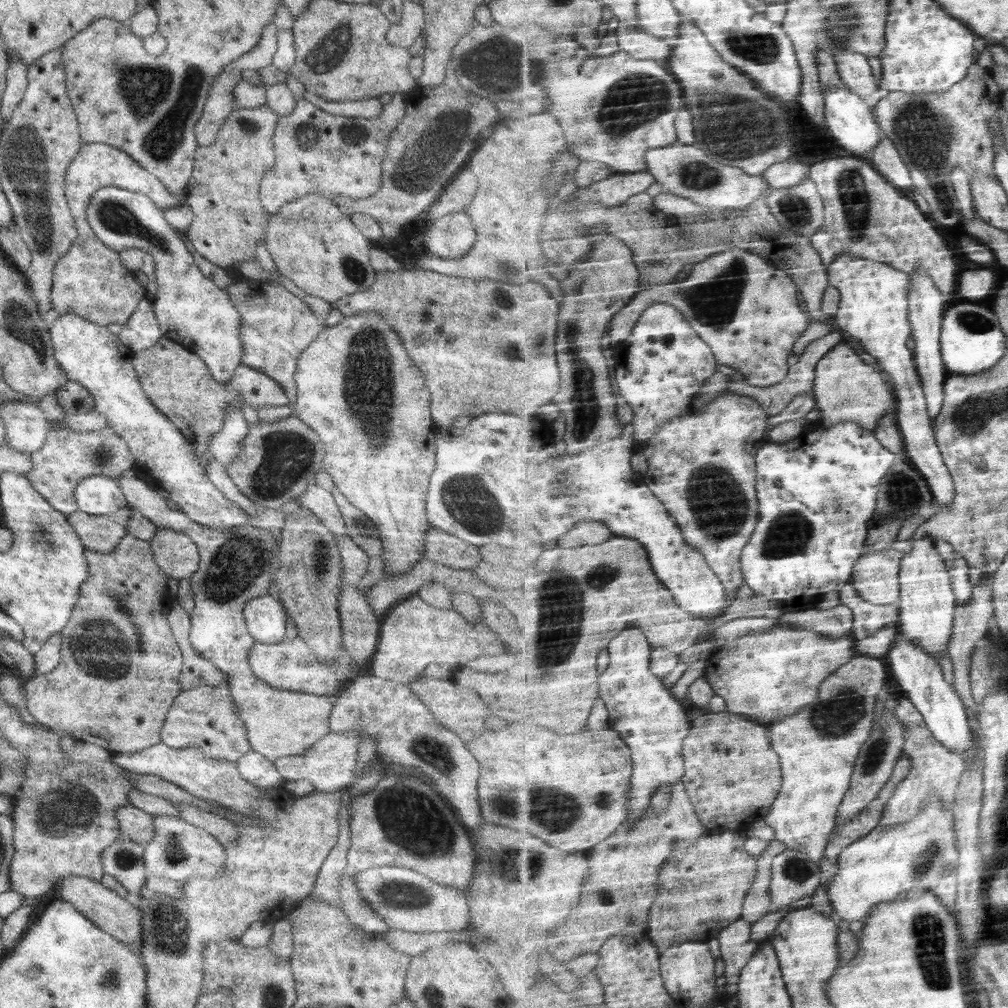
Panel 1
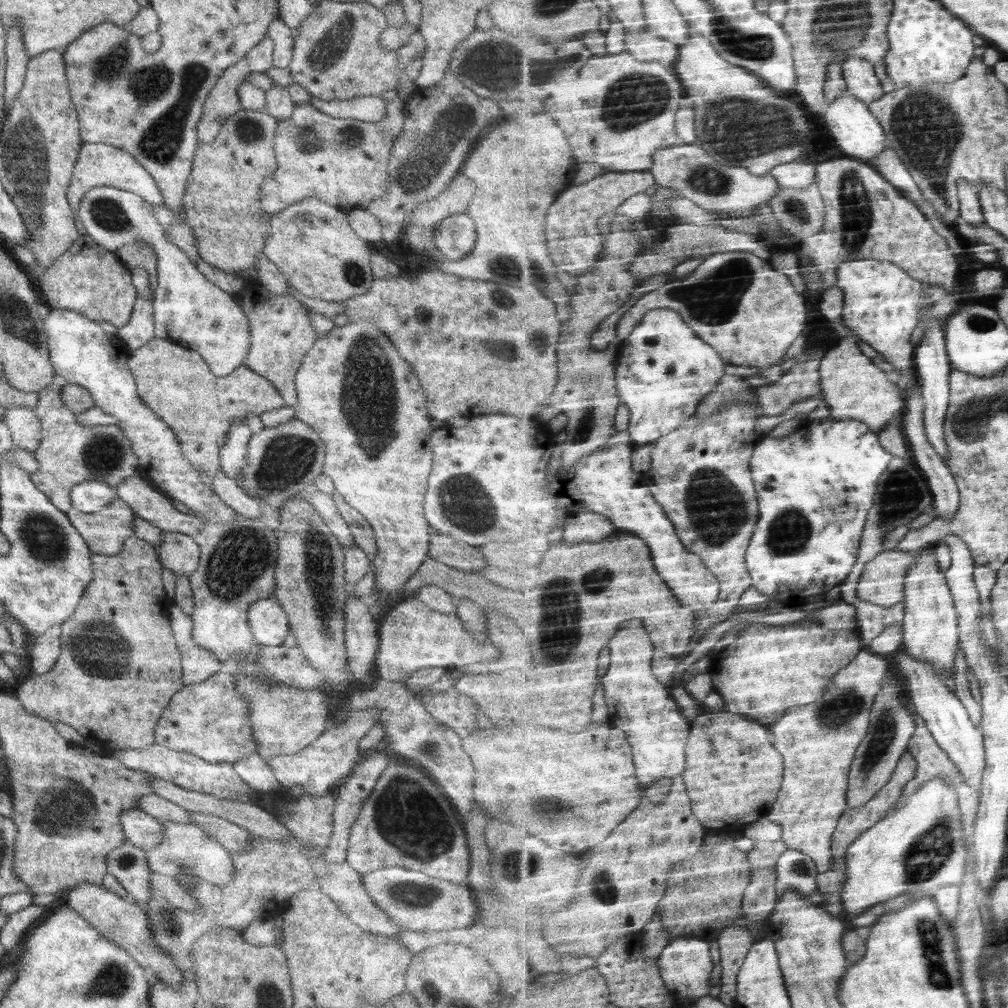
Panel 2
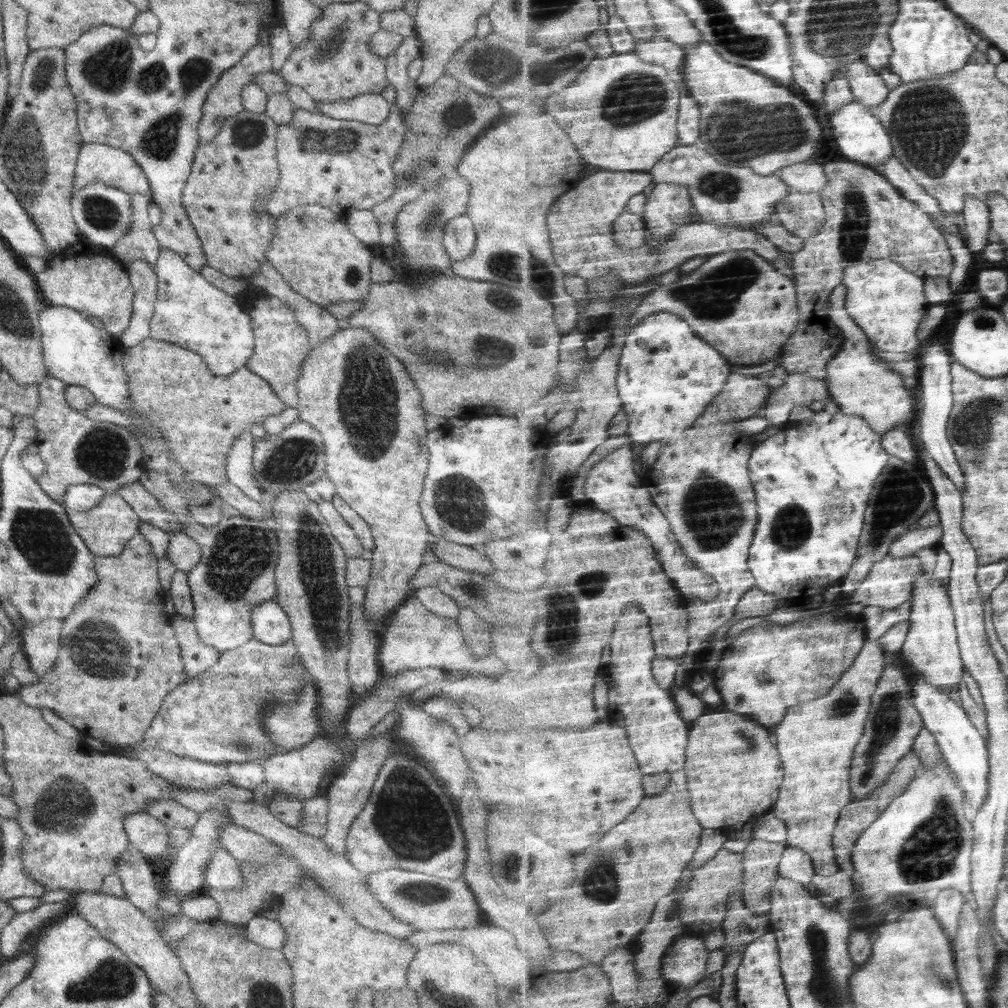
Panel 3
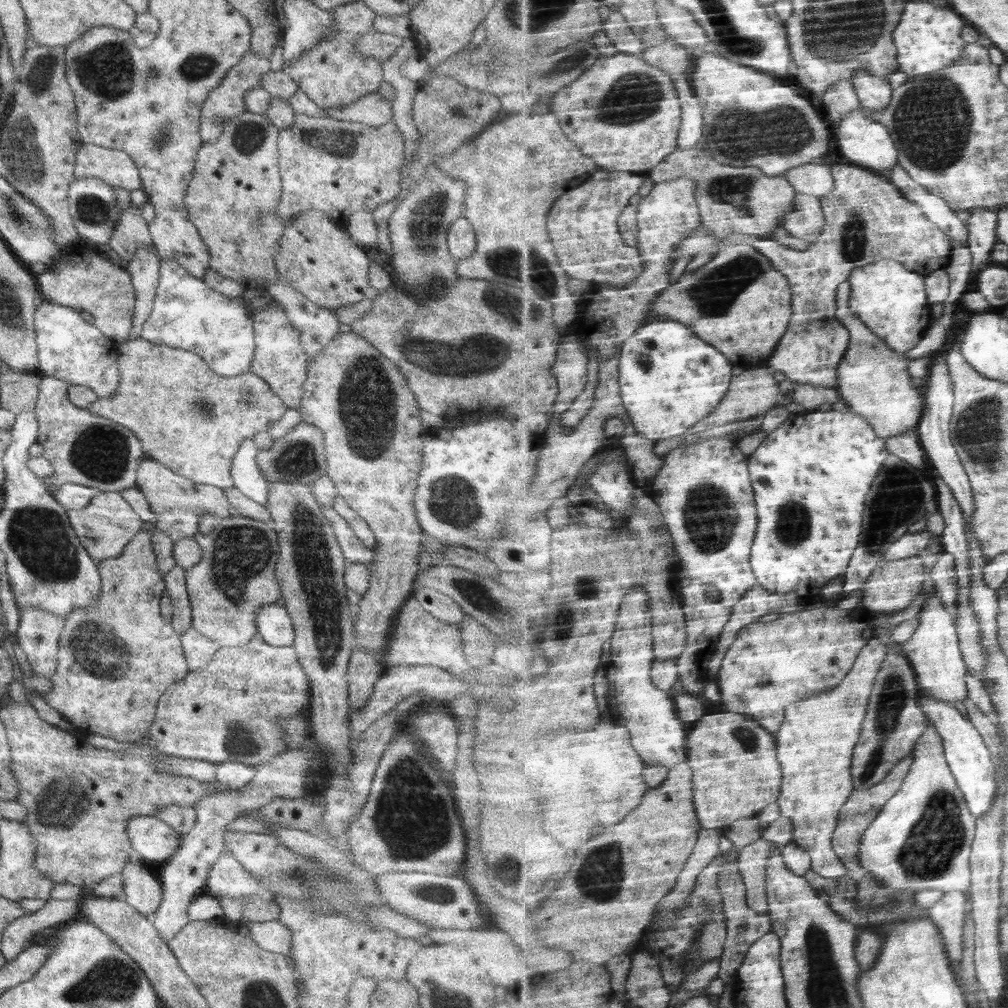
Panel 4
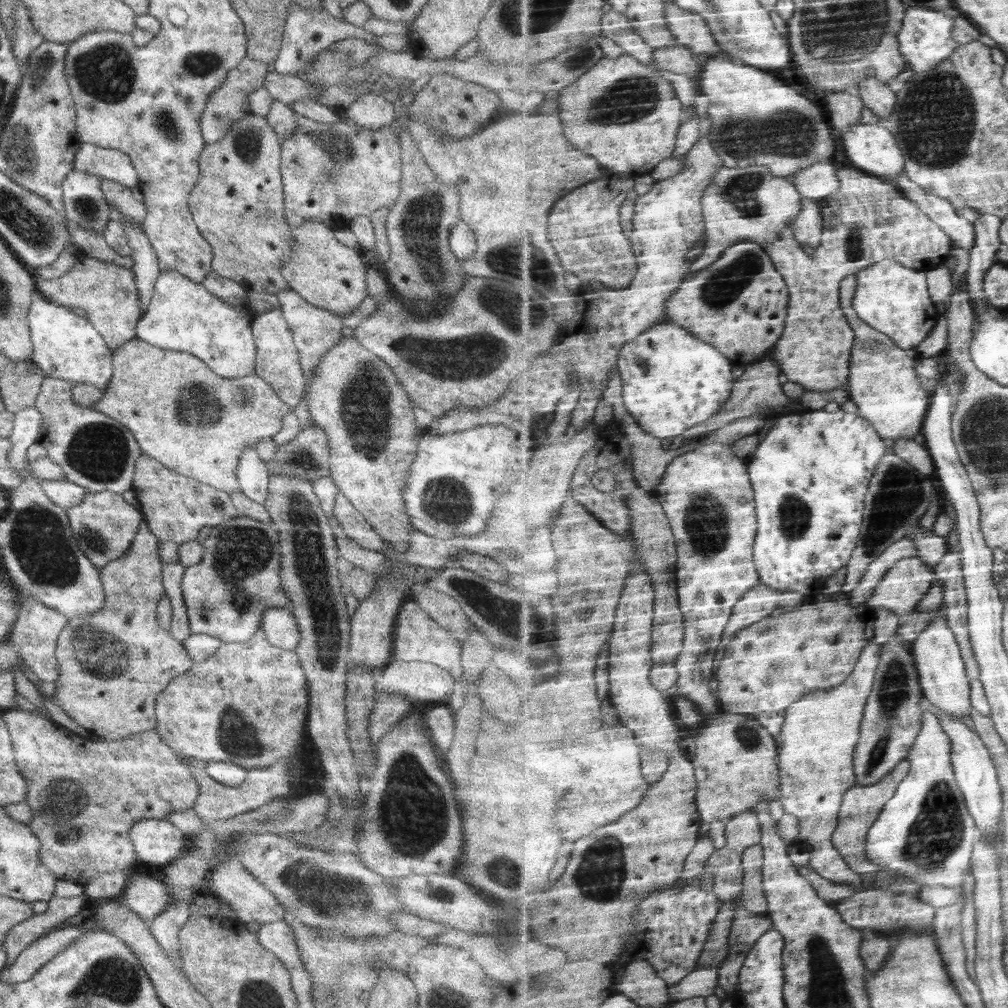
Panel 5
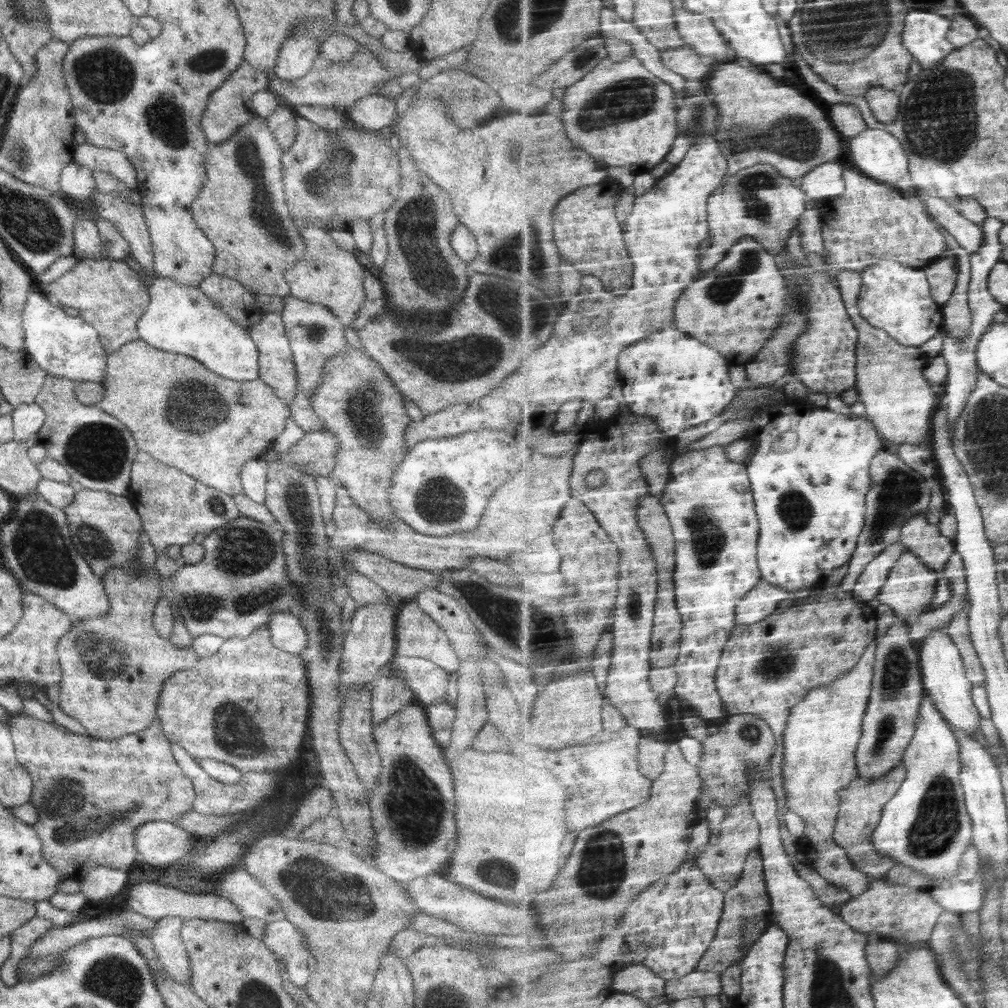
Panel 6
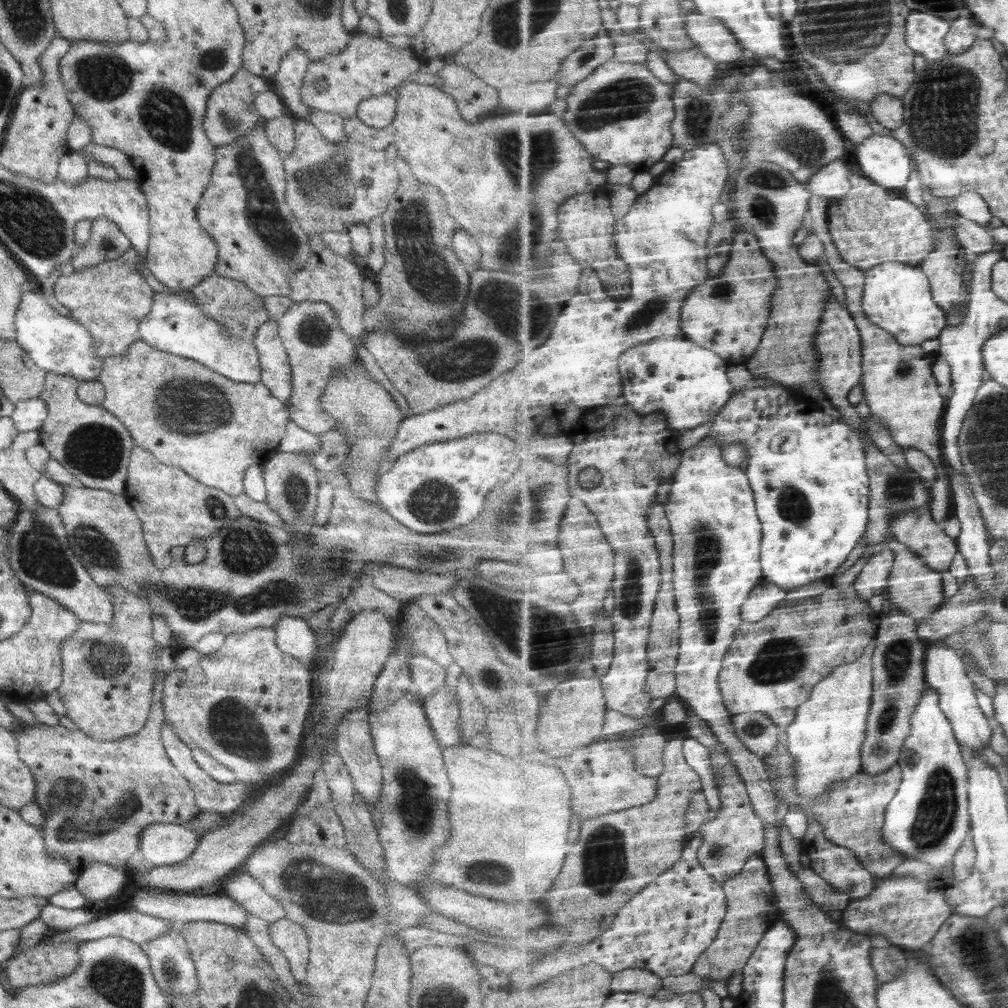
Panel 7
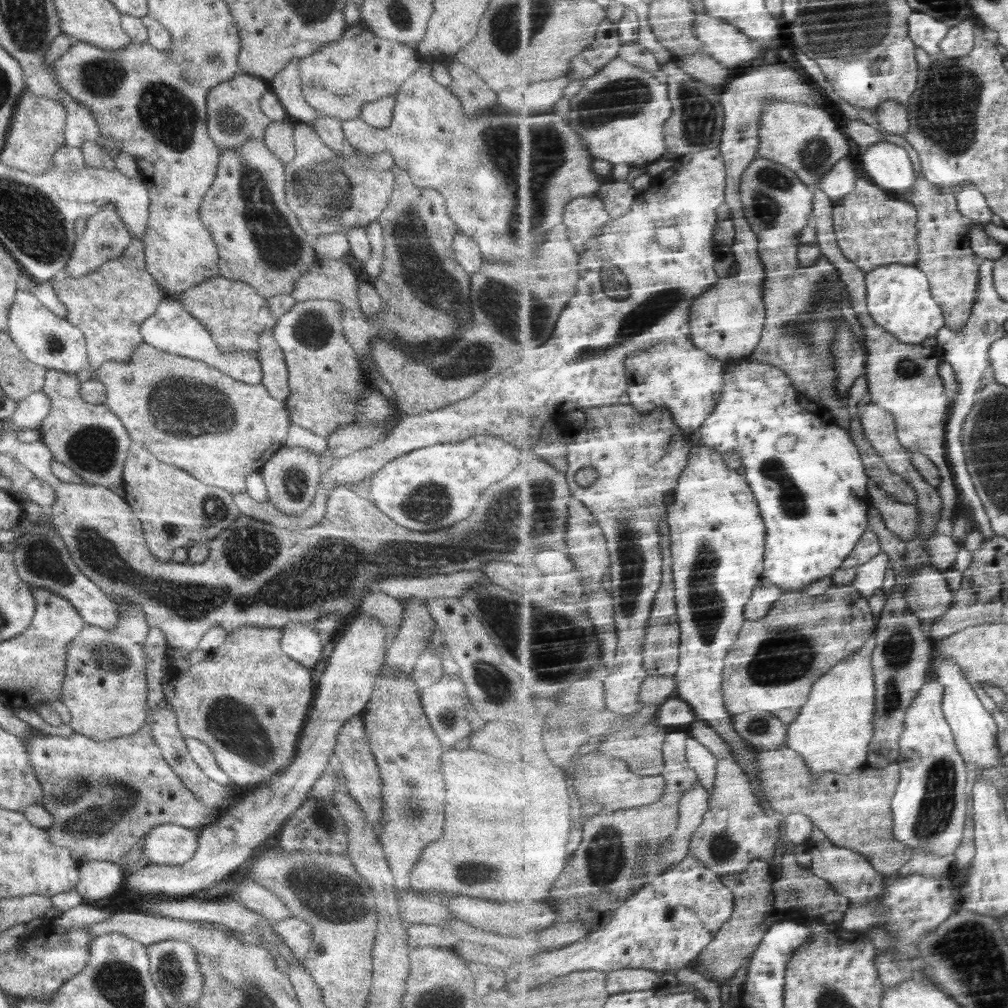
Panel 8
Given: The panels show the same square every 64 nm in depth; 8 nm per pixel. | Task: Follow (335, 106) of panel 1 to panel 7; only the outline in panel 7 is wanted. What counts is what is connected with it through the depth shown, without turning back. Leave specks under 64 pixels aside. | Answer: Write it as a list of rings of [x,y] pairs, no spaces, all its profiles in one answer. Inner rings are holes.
[[[386,93],[358,104],[357,117],[368,126],[382,129],[394,120],[396,111],[397,97]]]

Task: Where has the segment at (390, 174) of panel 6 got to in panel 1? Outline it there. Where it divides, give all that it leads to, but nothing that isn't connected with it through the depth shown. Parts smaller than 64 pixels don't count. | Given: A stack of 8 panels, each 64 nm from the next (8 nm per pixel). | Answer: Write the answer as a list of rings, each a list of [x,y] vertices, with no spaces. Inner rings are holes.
[[[396,93],[390,100],[390,126],[379,116],[348,118],[324,112],[303,98],[296,100],[294,110],[277,120],[273,136],[276,164],[260,181],[261,208],[273,215],[284,204],[308,194],[318,194],[332,202],[336,196],[352,200],[374,196],[385,174],[388,138],[405,115],[407,97],[407,93]]]

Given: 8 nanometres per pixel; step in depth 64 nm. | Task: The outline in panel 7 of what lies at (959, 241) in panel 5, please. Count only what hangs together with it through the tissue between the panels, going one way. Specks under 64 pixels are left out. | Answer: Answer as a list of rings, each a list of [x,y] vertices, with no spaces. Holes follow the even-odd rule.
[[[960,216],[953,222],[953,226],[959,241],[970,253],[981,255],[990,252],[998,244],[986,225],[978,224],[972,219]]]

